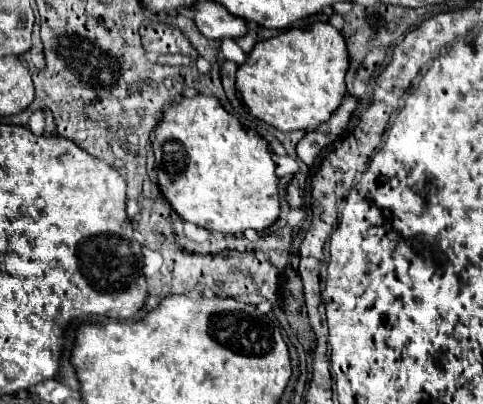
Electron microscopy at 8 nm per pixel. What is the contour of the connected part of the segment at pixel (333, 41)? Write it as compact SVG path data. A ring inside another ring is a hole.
M314 22L308 28L290 28L284 34L258 42L254 50L248 54L246 64L242 64L236 74L236 90L240 92L242 102L246 102L250 116L274 126L280 132L292 132L292 130L310 132L326 124L332 118L332 114L340 108L346 96L344 78L348 68L350 58L344 36L328 22Z

